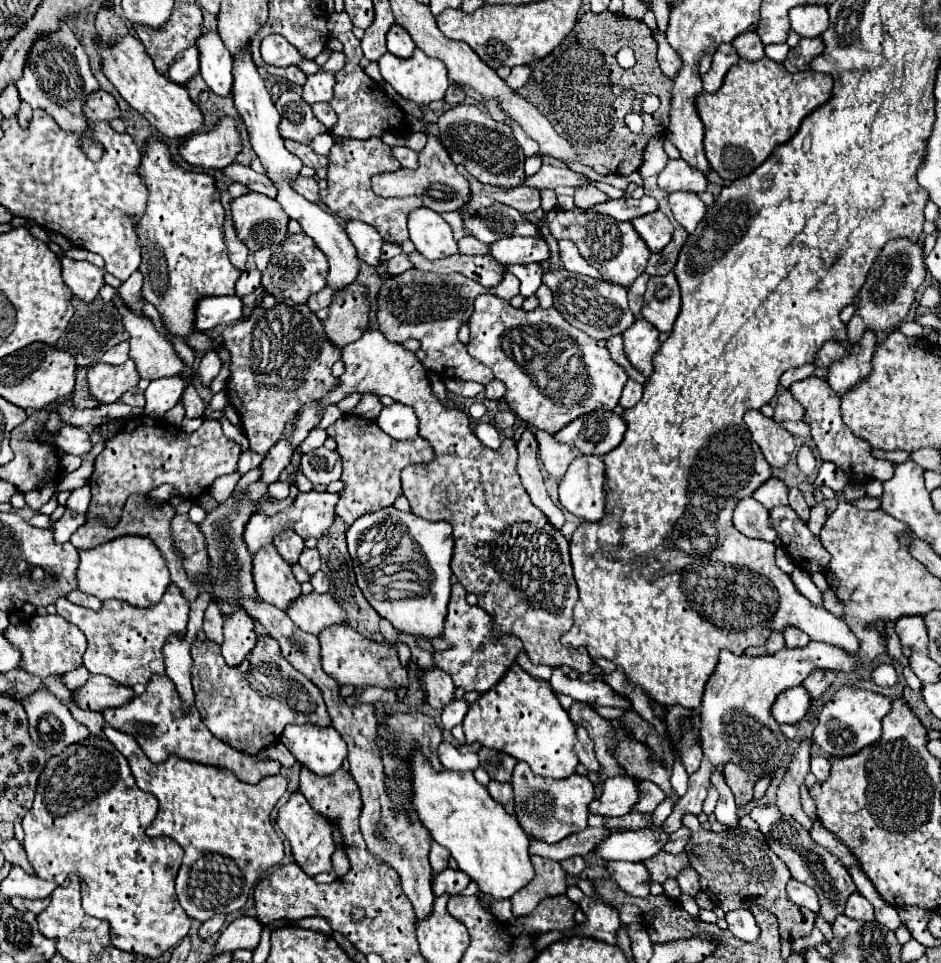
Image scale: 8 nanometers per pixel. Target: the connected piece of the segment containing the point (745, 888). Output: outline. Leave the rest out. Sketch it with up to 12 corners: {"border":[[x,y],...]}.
{"border":[[684,816],[690,864],[724,912],[764,906],[780,938],[808,936],[788,868],[760,830]]}

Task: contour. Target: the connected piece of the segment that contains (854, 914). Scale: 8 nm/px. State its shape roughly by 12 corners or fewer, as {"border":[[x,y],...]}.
{"border":[[852,894],[846,904],[848,918],[872,922],[874,908],[860,896]]}

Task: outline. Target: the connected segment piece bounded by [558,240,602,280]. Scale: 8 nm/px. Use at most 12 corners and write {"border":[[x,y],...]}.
{"border":[[570,240],[558,242],[566,270],[602,278],[600,272],[580,256]]}

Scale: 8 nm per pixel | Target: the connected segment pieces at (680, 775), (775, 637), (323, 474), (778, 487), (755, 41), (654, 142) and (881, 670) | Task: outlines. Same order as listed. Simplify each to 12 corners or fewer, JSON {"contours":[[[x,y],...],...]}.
{"contours":[[[680,756],[674,762],[670,784],[680,798],[686,794],[688,774]],[[772,632],[768,642],[744,654],[762,656],[784,648],[782,632]],[[324,446],[302,454],[300,472],[312,484],[342,476],[336,450]],[[766,480],[752,494],[764,508],[788,504],[788,486]],[[756,32],[740,34],[732,42],[742,60],[760,60],[764,44]],[[652,138],[638,172],[644,180],[656,176],[666,164],[662,142]],[[880,664],[872,678],[878,686],[896,686],[898,676],[890,664]]]}

